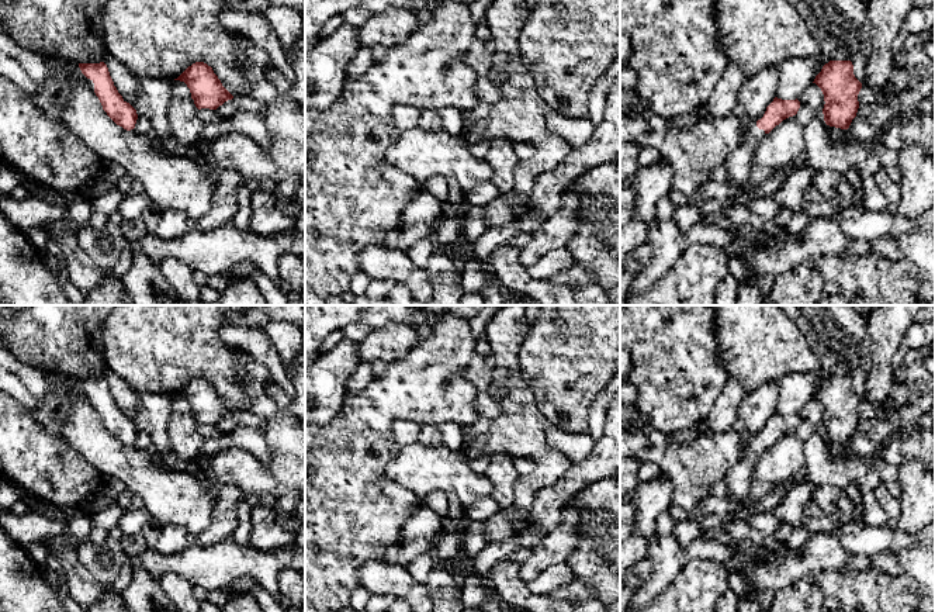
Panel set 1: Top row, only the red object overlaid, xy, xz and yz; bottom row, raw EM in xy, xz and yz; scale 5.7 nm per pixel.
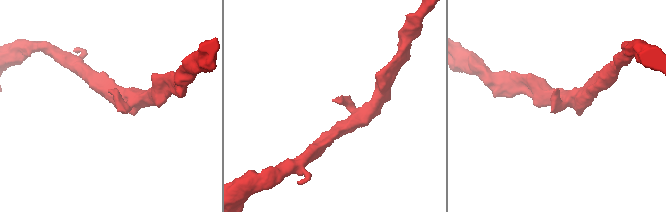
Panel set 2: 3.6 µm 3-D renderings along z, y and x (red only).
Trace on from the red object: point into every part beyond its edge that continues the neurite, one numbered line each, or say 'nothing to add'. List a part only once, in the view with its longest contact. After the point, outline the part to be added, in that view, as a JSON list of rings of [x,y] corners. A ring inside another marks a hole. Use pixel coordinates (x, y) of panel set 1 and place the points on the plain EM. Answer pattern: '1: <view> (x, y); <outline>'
1: yz (738, 480); [[[752,436],[744,457],[740,459],[724,477],[727,490],[733,497],[741,501],[749,497],[754,484],[752,471],[756,460],[765,450],[765,446],[756,442],[756,436]]]

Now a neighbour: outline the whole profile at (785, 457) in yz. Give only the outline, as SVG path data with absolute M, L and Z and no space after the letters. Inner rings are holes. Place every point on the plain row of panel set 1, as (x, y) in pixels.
M811 398L797 415L800 416L797 429L783 435L759 456L752 471L752 483L780 485L806 466L806 443L821 431L825 416L815 398Z

